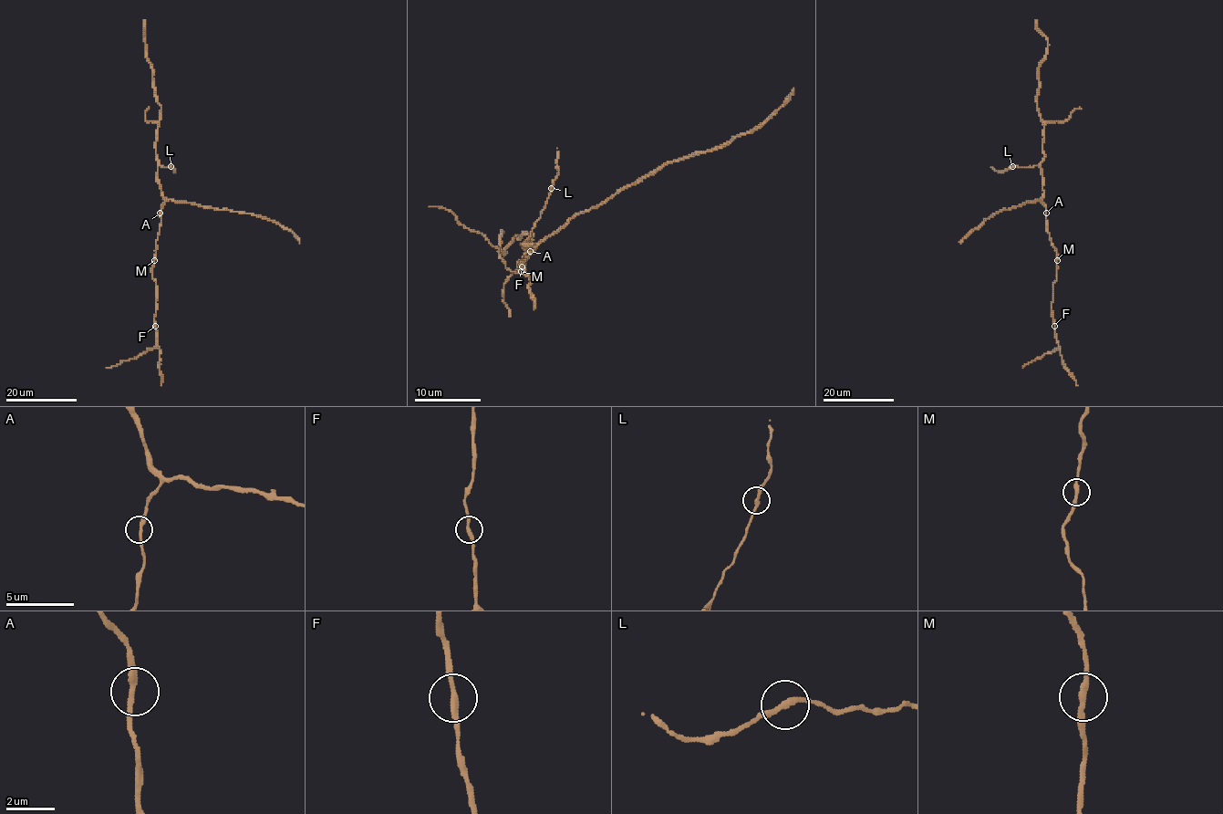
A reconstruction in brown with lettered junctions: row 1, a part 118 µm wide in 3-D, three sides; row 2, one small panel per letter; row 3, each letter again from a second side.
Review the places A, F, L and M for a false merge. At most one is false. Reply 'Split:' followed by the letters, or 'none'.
Split: none

